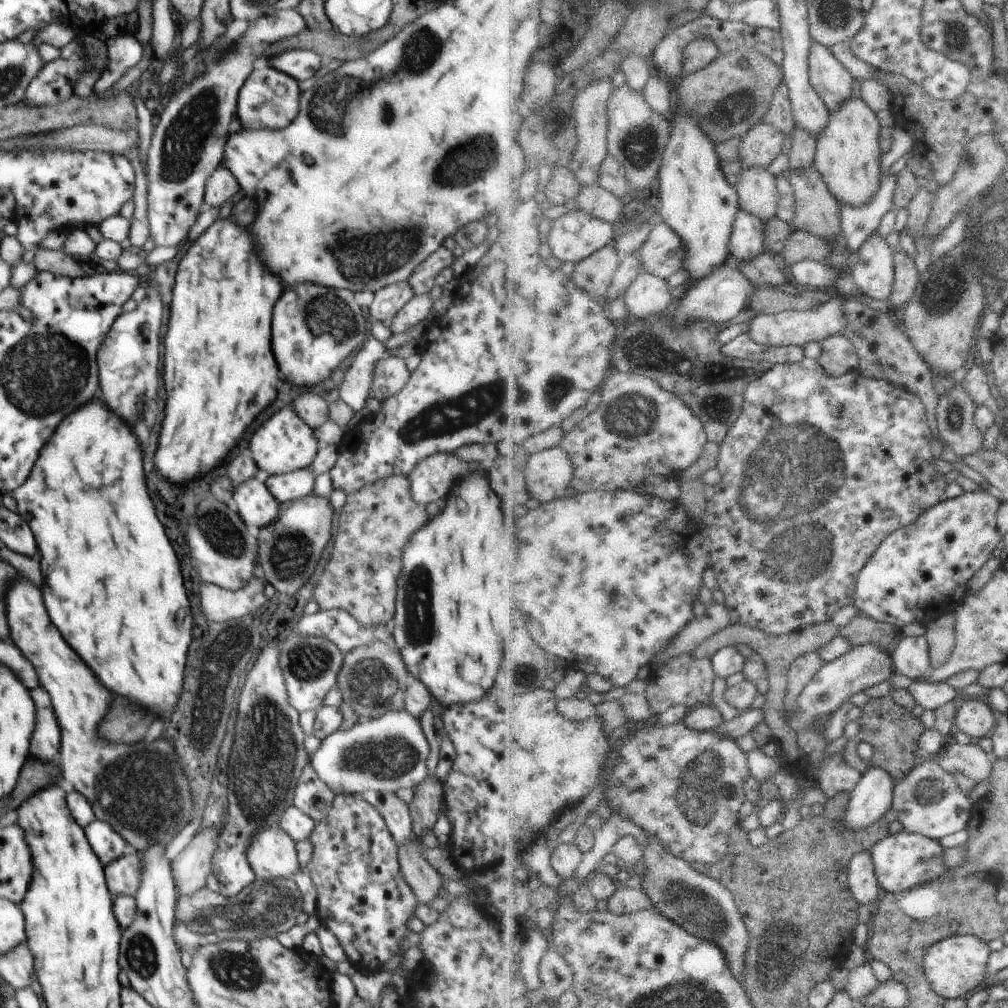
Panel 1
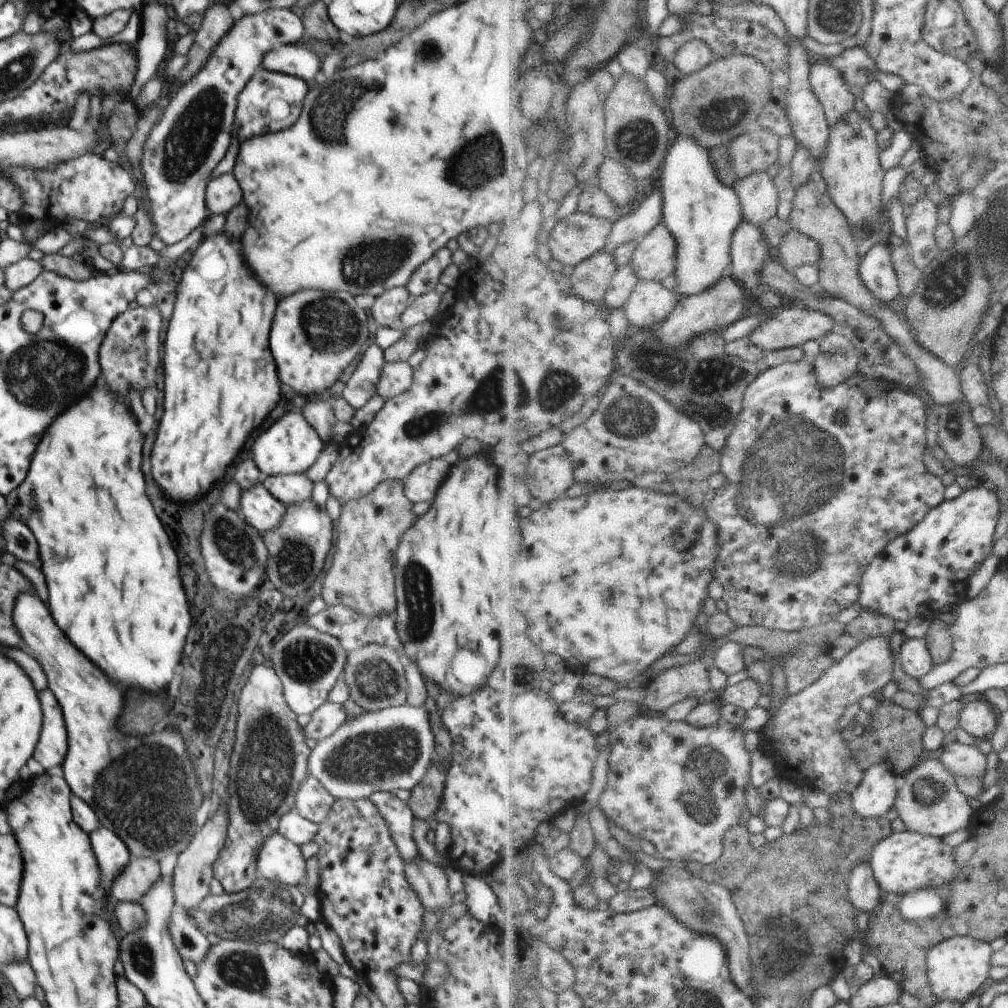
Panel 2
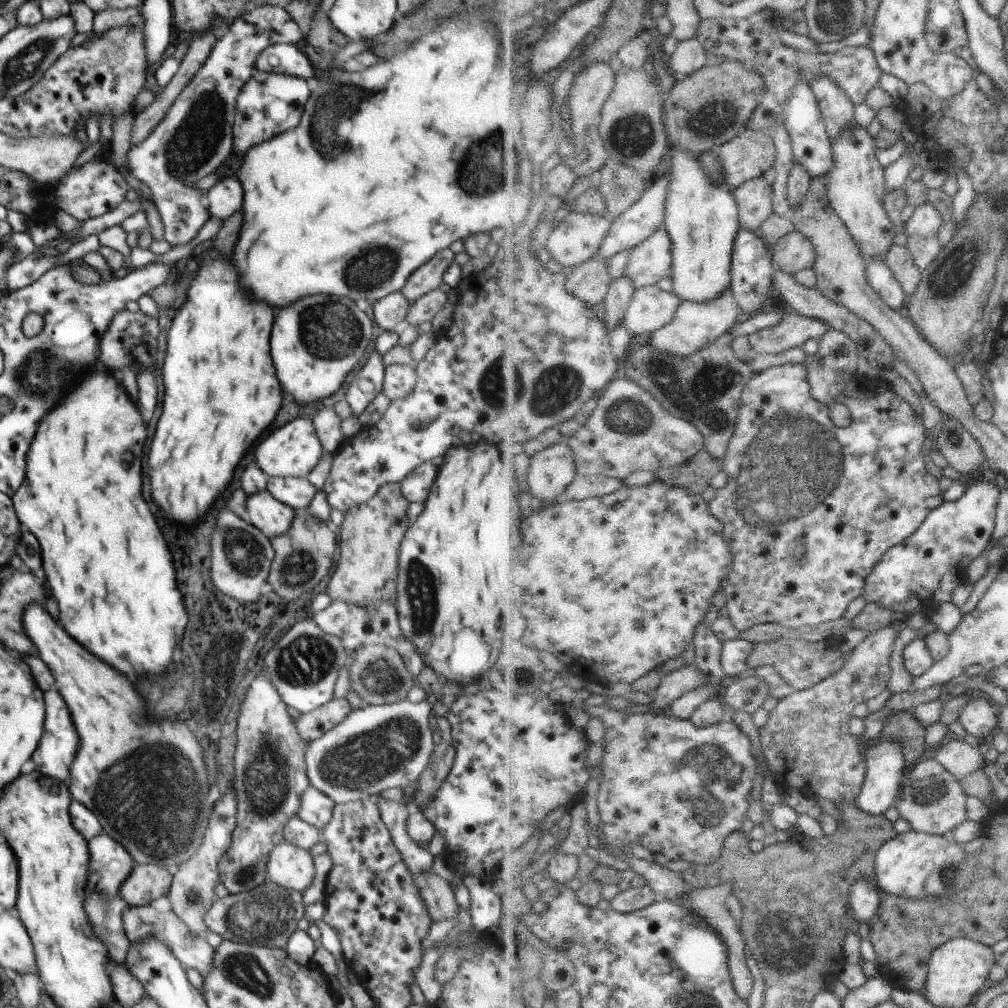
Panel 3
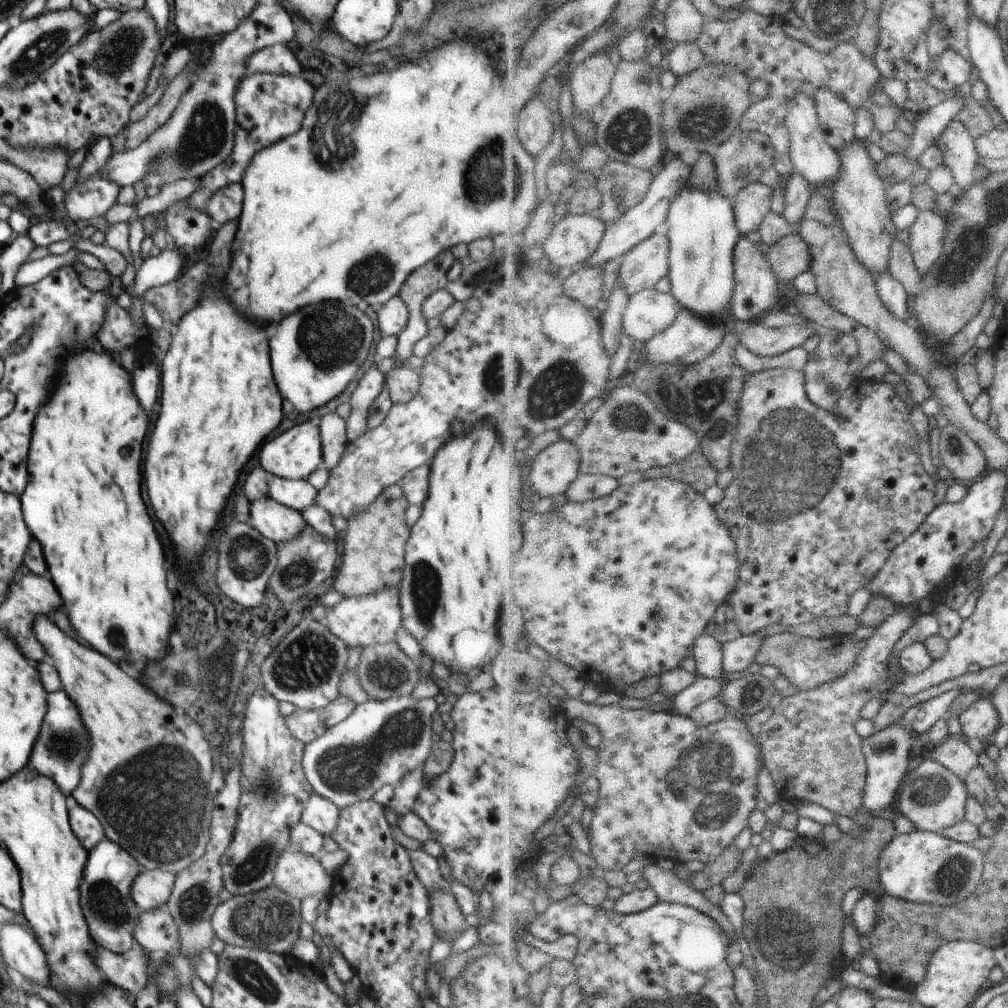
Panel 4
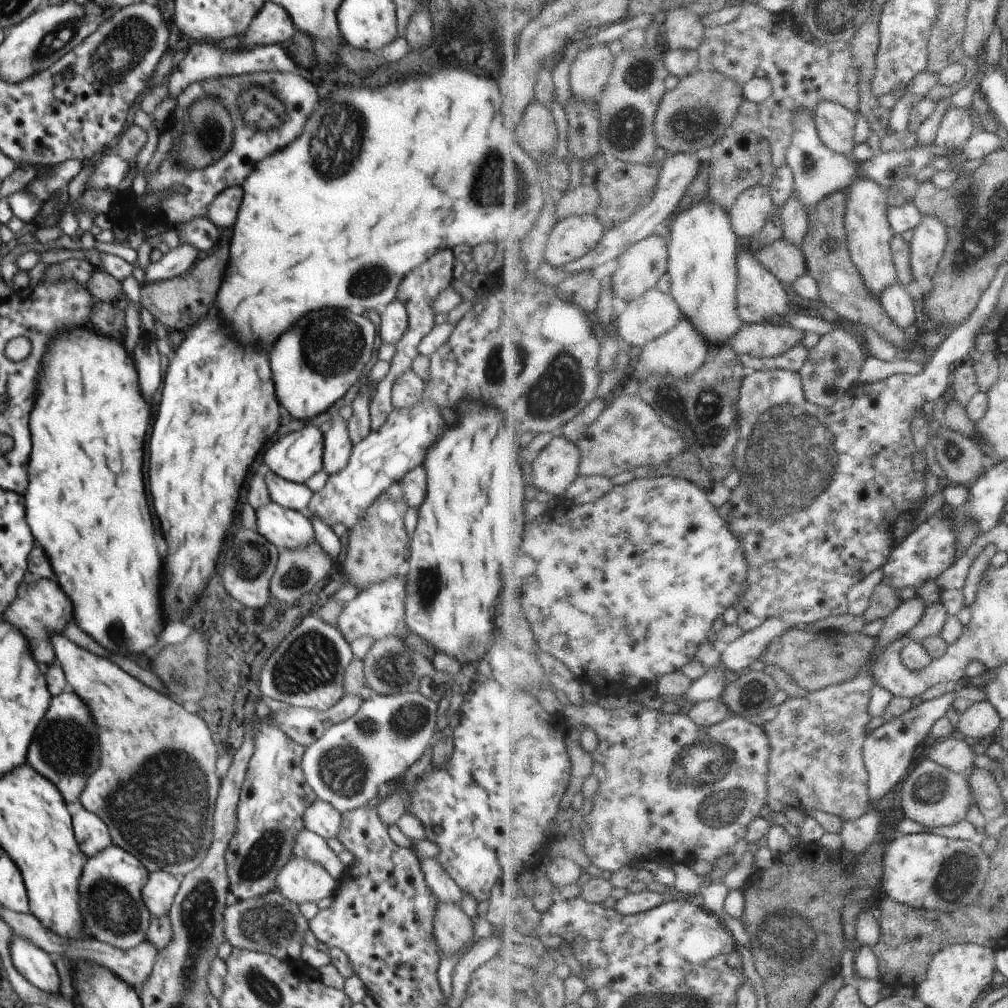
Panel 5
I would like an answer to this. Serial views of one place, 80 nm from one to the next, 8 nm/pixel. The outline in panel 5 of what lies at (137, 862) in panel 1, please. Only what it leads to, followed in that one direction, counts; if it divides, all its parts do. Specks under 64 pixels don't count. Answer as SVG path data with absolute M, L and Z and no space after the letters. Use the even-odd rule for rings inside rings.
M160 870L149 874L141 895L152 916L168 916L180 885L181 878L171 873Z

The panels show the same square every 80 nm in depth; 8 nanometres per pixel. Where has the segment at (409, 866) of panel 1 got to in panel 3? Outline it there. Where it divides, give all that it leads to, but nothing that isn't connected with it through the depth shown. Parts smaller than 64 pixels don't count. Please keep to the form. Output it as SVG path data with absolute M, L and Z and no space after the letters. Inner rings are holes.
M432 870L411 875L433 923L459 916L454 888L449 882L434 874Z

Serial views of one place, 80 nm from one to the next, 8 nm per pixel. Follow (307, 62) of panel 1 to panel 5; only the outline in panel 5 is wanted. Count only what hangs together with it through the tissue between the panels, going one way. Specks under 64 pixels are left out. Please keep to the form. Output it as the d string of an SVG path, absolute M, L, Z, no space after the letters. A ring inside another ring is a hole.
M193 44L185 52L184 58L171 72L168 84L168 96L177 96L190 84L220 77L247 75L252 73L267 73L270 71L297 72L292 59L278 45L258 45L245 50L225 49L213 44Z

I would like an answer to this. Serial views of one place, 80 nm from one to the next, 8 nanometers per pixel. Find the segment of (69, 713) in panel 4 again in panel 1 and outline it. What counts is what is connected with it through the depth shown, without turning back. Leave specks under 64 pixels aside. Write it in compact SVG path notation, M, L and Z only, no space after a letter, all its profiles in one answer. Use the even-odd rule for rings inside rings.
M44 688L30 691L36 705L36 726L31 740L30 756L41 761L56 762L61 749L61 728L50 695Z

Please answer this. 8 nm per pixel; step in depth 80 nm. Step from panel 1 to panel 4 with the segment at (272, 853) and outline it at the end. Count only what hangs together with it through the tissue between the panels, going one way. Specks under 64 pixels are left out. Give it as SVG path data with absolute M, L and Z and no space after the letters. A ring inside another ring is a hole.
M289 843L274 866L273 885L302 901L308 896L328 897L335 875L330 875L317 856L294 850Z

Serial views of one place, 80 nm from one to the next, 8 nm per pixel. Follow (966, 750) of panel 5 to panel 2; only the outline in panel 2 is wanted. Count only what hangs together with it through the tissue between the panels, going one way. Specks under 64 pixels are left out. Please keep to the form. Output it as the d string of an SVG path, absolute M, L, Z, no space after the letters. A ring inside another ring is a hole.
M951 738L940 759L956 777L983 777L986 770L985 755L977 745L965 745Z

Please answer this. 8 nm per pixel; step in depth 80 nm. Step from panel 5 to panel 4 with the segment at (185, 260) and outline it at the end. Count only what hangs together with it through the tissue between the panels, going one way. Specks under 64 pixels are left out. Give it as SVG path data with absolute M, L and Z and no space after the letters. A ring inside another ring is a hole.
M165 249L159 256L144 259L142 266L135 273L131 288L123 287L130 296L142 299L146 292L178 279L184 266L184 255L180 251Z

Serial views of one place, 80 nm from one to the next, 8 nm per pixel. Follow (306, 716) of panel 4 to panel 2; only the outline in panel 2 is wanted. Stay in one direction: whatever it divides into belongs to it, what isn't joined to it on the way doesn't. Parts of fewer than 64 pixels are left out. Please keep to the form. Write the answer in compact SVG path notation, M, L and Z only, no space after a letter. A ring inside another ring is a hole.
M326 701L310 715L310 721L303 726L304 734L317 742L332 734L347 717L344 704Z

